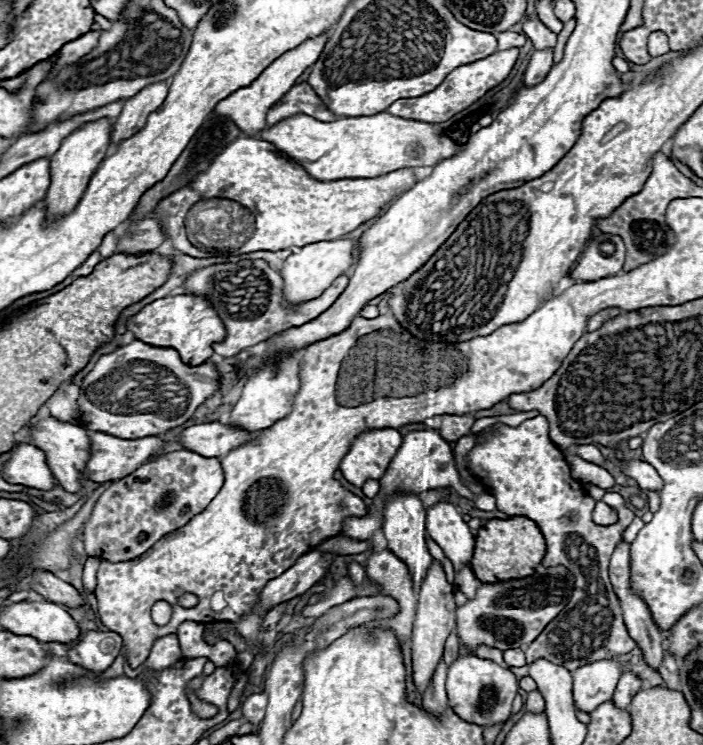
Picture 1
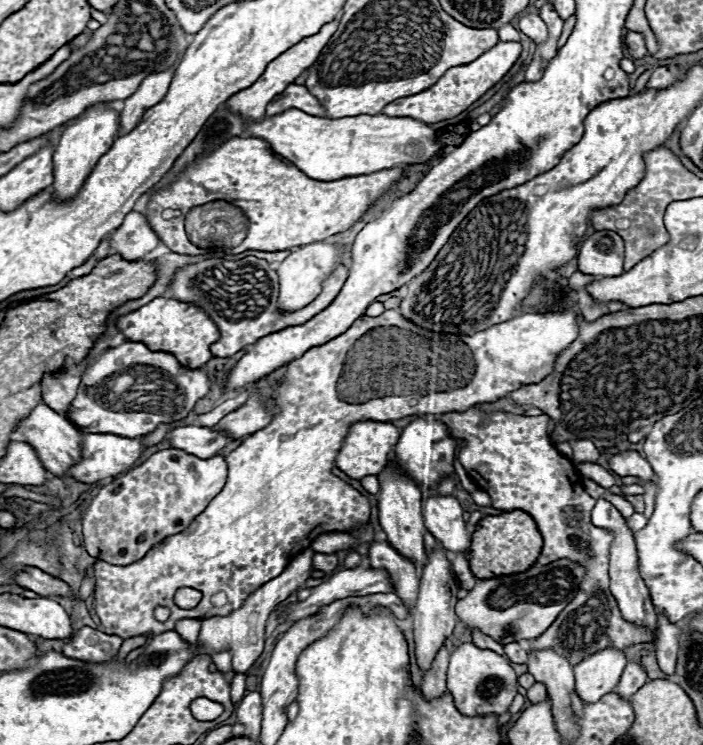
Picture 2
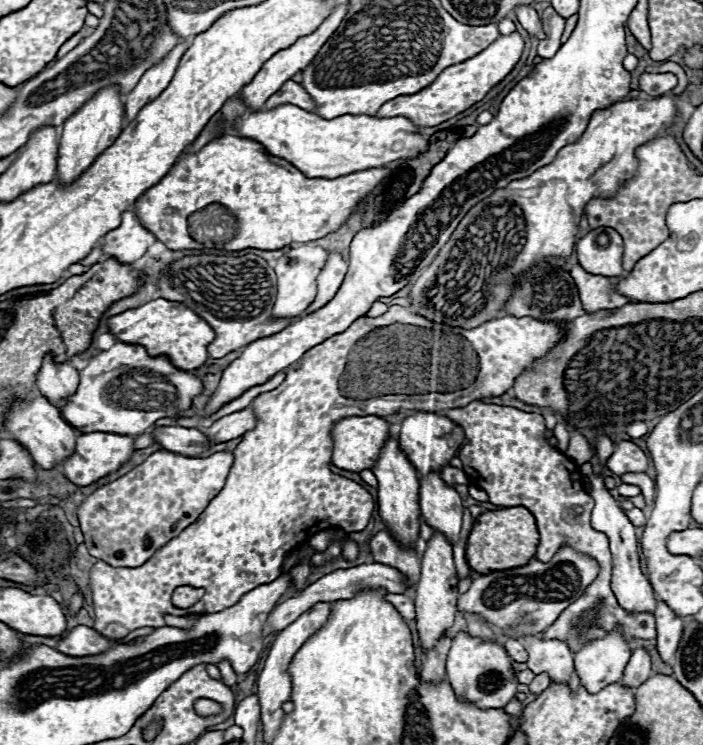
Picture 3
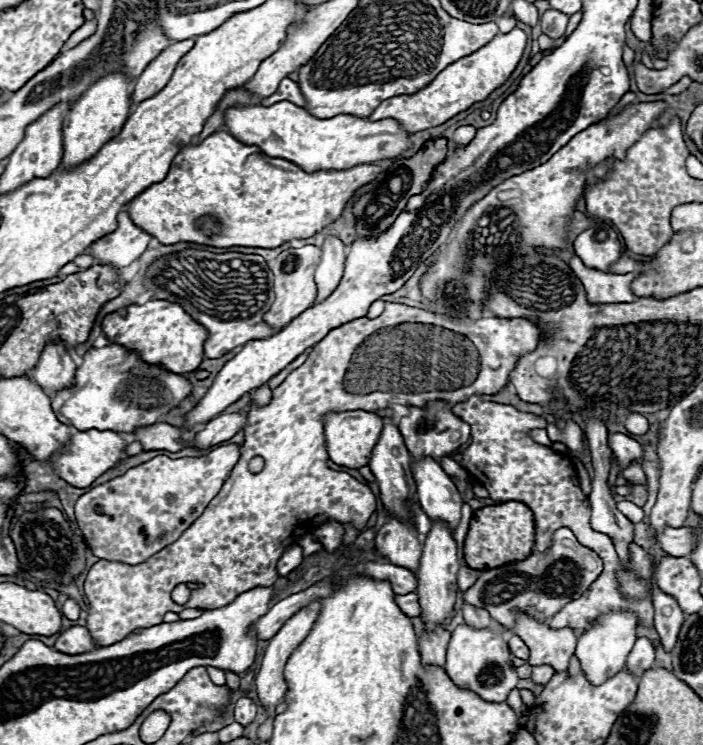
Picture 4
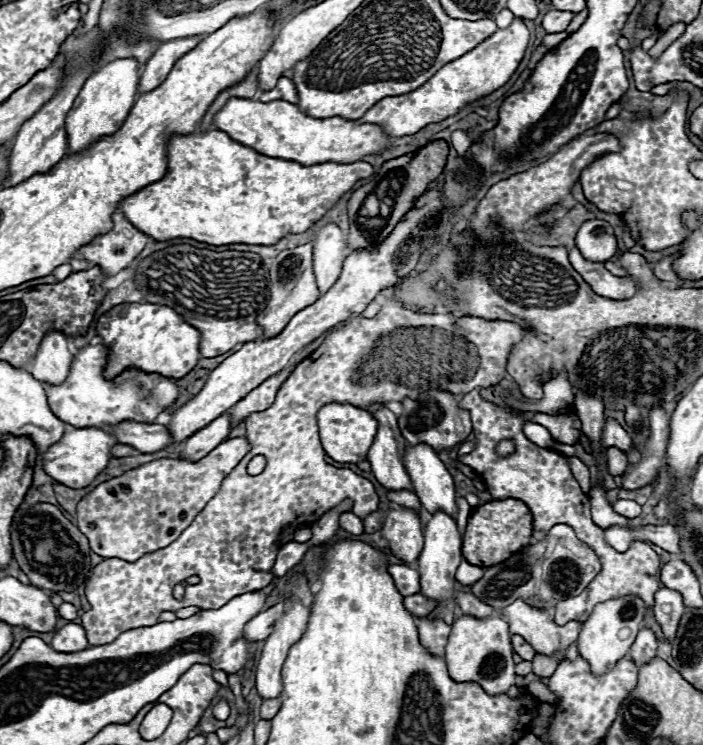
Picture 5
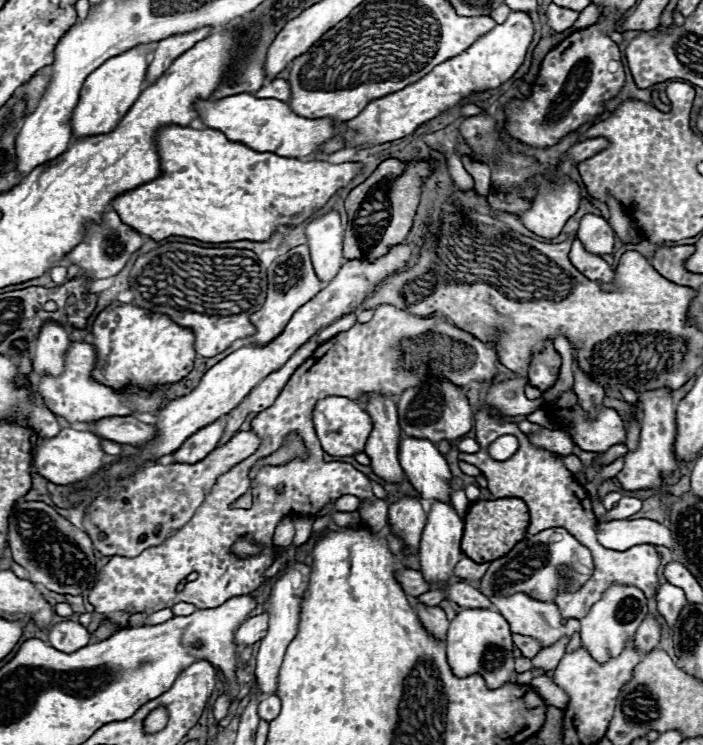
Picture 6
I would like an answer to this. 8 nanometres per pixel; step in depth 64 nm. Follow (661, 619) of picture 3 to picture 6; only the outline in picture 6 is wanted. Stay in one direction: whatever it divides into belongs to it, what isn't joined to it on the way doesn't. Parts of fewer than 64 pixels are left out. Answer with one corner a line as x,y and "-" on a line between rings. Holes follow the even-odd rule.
664,582
656,592
656,602
658,602
658,614
664,618
668,628
674,628
682,606
686,606
684,592
678,590
676,586
670,586
668,582

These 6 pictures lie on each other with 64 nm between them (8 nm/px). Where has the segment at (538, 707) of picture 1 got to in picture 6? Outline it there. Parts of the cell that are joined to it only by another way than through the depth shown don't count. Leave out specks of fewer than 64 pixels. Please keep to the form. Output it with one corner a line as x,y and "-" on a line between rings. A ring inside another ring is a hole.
562,638
562,642
556,642
554,646
550,648
542,648
538,652
538,656
532,658
532,664
538,668
538,670
544,670
544,672
552,672
558,662
562,660
564,652
566,652
566,644
568,644
568,638

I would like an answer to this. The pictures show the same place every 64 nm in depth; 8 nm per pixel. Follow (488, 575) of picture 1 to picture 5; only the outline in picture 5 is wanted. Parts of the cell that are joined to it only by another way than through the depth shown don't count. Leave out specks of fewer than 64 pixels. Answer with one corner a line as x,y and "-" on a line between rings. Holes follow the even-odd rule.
514,498
502,502
498,500
488,502
484,506
474,508
474,512
470,514
462,542
462,554
472,566
488,568
524,550
530,544
530,536
532,536
532,514
524,502
518,502

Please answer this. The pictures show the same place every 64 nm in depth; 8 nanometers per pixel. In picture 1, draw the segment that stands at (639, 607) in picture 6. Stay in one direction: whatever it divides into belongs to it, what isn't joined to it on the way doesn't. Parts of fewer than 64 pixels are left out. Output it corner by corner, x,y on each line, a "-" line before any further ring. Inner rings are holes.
602,660
602,662
592,662
586,666
580,666
572,676
574,676
574,686
572,686
572,696
574,696
574,706
580,712
594,712
600,704
608,702
616,690
616,684
620,680
620,666
618,662

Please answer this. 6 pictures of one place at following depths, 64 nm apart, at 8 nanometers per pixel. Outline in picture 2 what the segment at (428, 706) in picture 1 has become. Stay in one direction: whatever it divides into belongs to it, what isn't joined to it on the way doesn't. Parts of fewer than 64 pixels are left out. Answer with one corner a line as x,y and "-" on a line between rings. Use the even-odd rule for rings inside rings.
442,646
442,650
436,654
430,670
424,674
422,680
422,696
426,700
442,698
446,694
446,670
448,670
448,650

